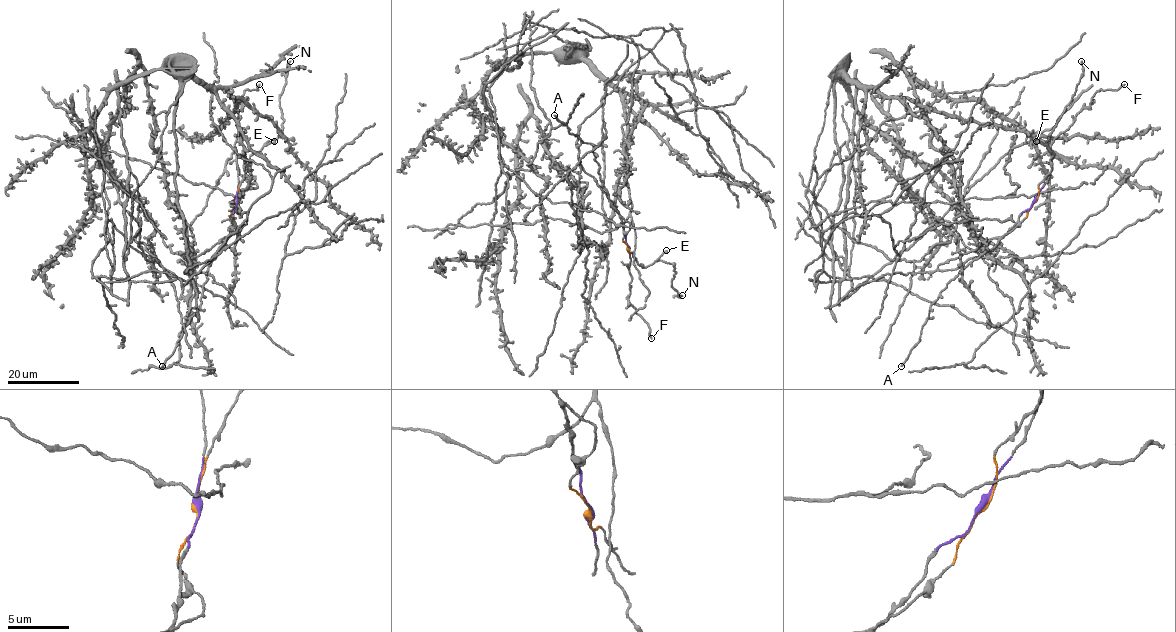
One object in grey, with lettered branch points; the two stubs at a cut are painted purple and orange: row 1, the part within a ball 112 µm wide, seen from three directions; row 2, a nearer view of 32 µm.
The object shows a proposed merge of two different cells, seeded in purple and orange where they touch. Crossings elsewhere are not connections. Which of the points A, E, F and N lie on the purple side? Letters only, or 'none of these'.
A, F

